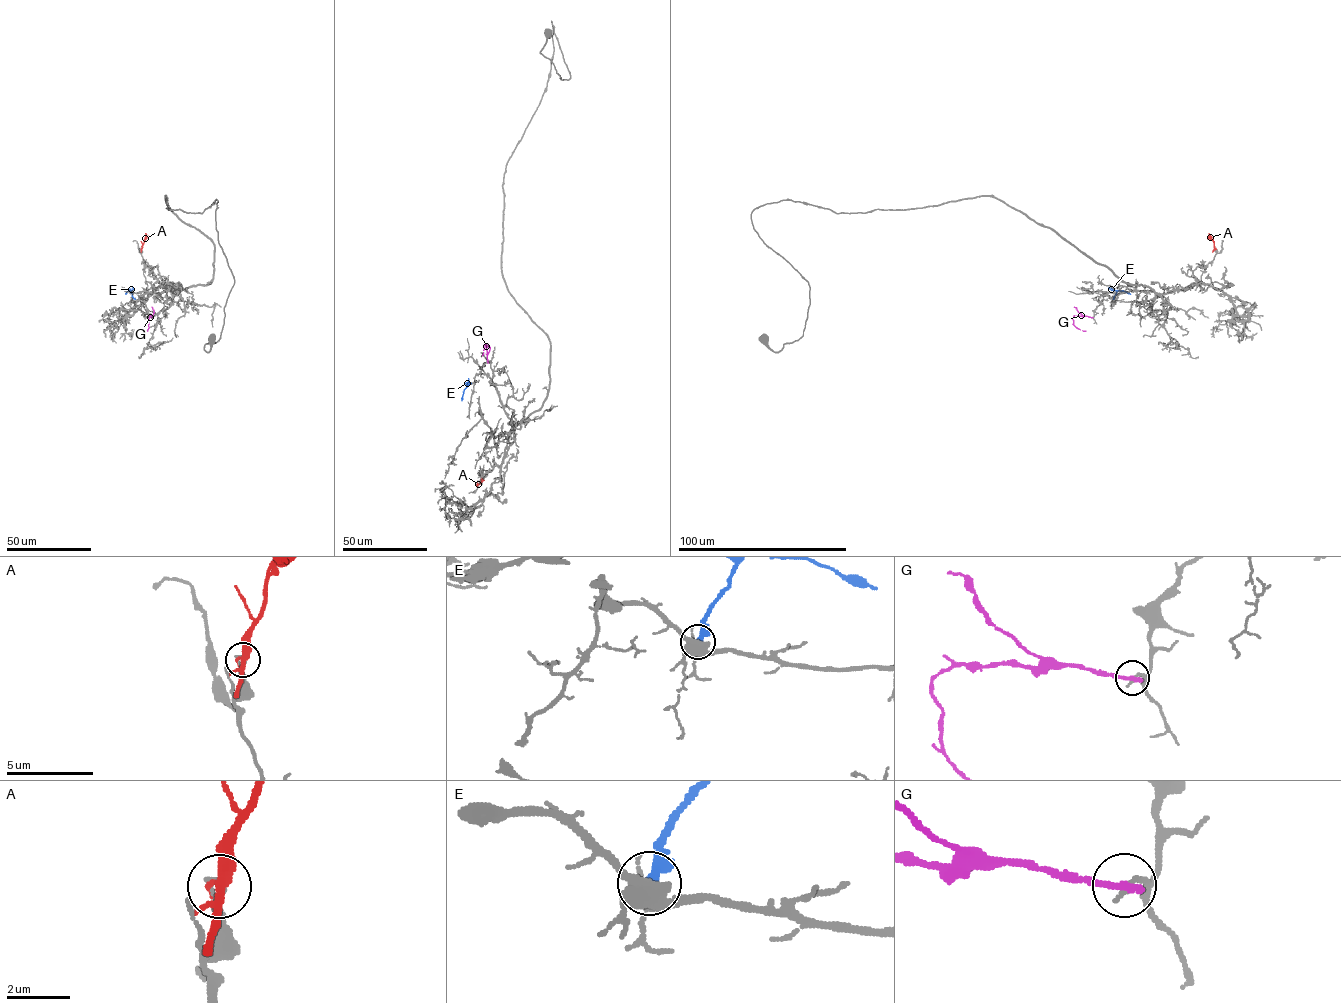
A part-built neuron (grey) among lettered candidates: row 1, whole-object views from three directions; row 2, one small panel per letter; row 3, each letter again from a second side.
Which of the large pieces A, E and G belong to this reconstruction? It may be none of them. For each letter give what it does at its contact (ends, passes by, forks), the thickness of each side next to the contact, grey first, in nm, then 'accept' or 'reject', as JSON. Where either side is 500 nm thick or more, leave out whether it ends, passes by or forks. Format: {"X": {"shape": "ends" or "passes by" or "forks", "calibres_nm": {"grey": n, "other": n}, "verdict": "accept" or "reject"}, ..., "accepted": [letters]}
{"A": {"shape": "forks", "calibres_nm": {"grey": 170, "other": 280}, "verdict": "reject"}, "E": {"shape": "ends", "calibres_nm": {"grey": 120, "other": 320}, "verdict": "reject"}, "G": {"shape": "ends", "calibres_nm": {"grey": 180, "other": 240}, "verdict": "reject"}, "accepted": []}

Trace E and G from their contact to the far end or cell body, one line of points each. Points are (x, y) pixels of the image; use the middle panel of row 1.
E: (470, 383), (464, 390), (462, 400)
G: (487, 362), (485, 342), (482, 356)

